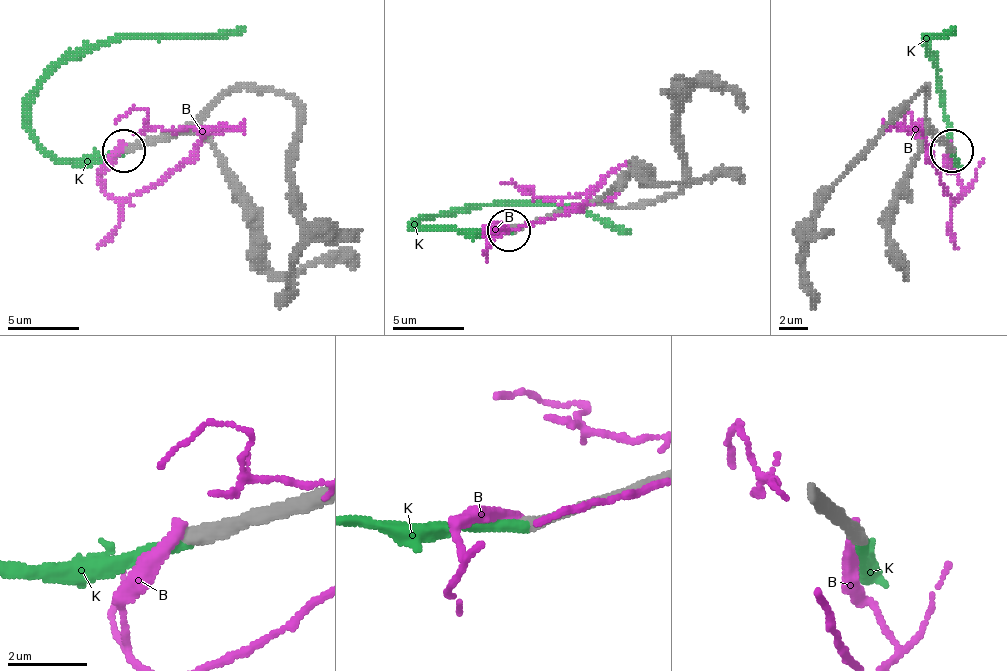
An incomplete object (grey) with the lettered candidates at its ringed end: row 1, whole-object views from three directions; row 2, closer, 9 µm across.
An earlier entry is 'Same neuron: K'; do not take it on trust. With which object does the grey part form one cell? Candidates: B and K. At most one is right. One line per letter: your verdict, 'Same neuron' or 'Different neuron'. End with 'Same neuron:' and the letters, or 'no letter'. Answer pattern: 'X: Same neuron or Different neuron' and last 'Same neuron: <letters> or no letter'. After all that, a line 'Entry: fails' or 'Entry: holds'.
B: Different neuron
K: Same neuron
Same neuron: K
Entry: holds

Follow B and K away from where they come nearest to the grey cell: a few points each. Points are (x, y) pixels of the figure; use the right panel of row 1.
B: (951, 148), (951, 169), (961, 191), (954, 198), (940, 184), (908, 109), (904, 123)
K: (951, 148), (951, 159), (943, 94), (929, 59), (926, 37), (943, 37), (954, 26)

